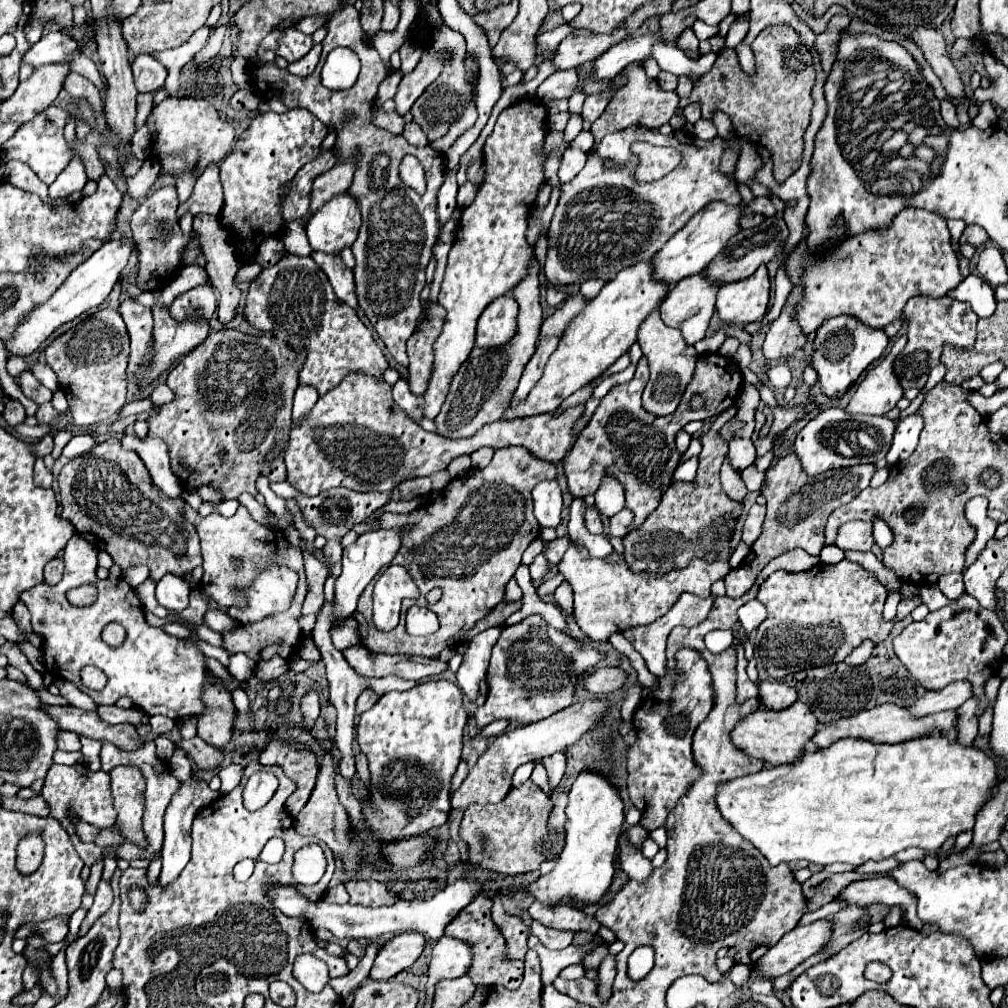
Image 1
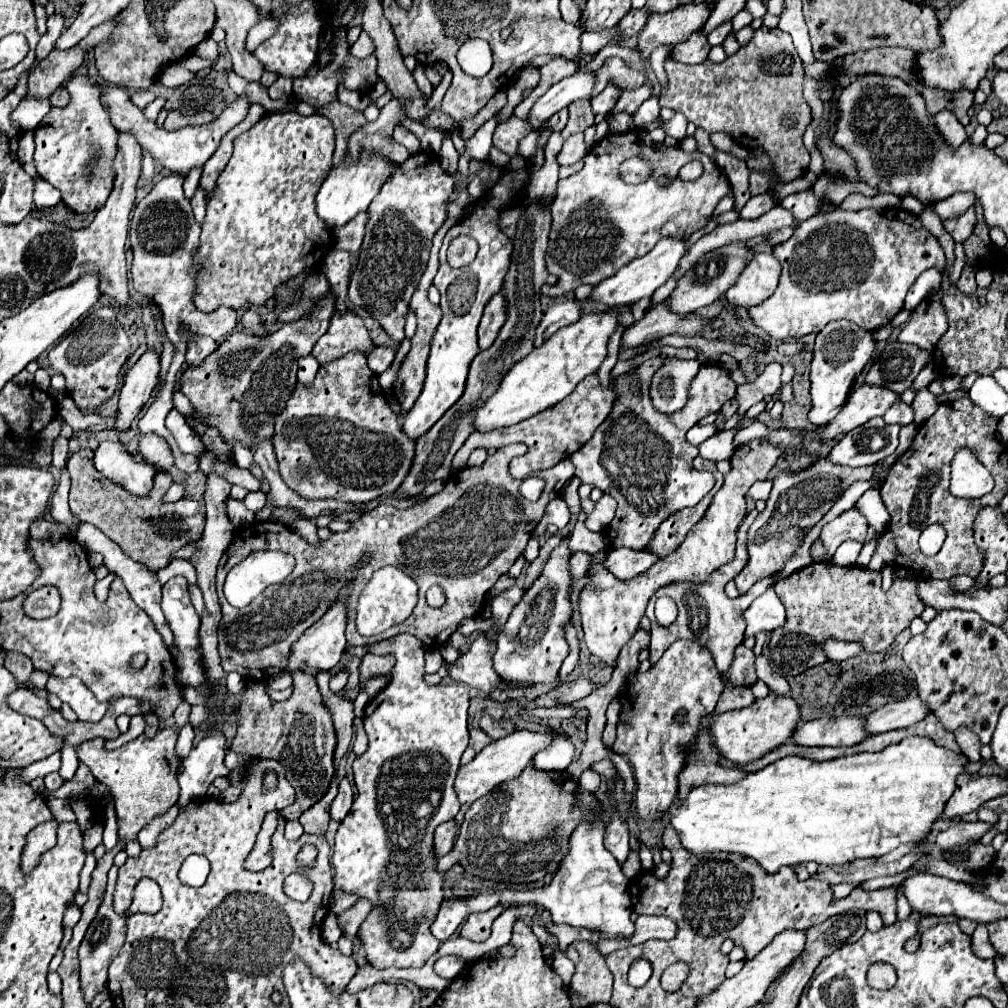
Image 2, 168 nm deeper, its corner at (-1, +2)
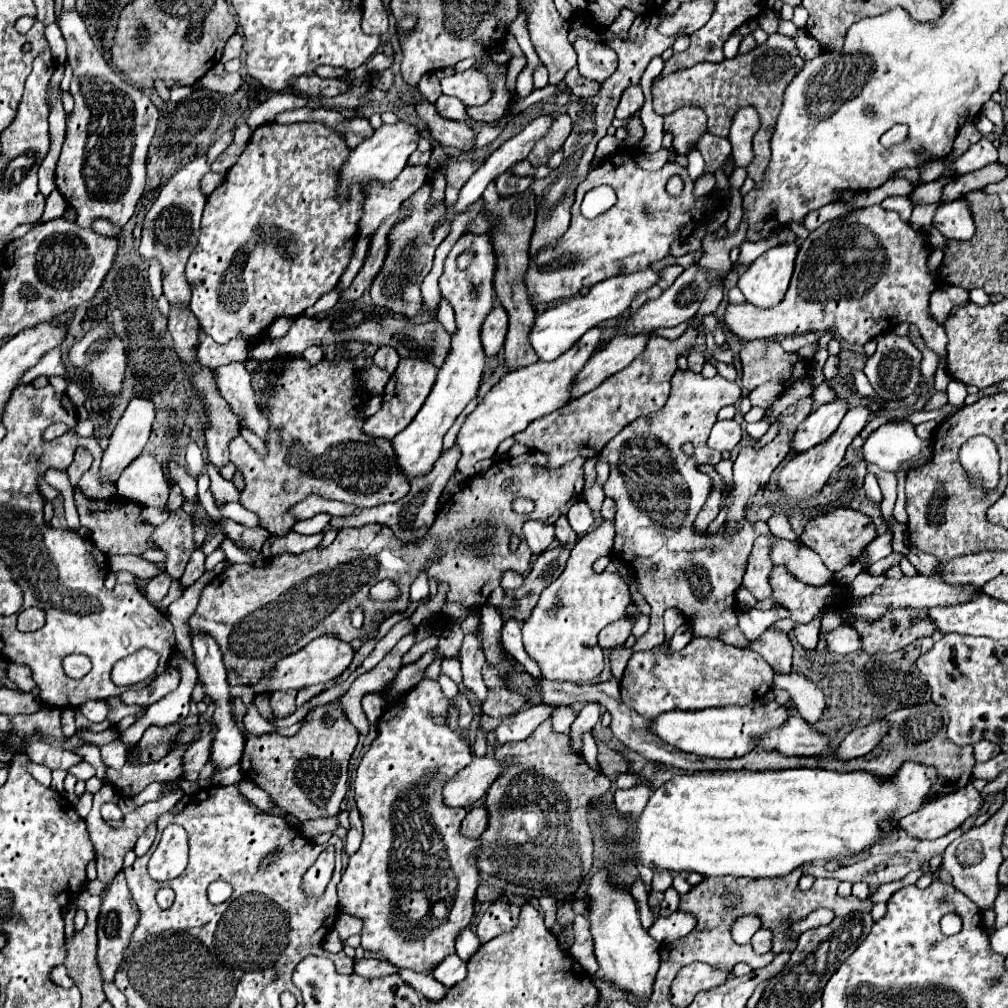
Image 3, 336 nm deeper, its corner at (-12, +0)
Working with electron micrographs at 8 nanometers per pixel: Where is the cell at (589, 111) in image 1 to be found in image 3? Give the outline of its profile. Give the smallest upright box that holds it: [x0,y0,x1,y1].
[616,86,644,118]

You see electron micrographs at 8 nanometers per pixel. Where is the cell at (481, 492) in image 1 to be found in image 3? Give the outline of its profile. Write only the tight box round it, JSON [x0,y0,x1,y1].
[188,452,586,686]

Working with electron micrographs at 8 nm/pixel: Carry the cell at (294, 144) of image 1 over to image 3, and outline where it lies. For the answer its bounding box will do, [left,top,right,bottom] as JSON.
[186,122,364,344]

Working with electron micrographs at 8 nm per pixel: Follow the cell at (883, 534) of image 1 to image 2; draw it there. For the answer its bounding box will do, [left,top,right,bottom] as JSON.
[857,488,889,532]

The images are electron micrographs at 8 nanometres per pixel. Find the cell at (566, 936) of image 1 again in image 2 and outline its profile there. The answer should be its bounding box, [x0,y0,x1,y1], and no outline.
[563,942,613,1004]

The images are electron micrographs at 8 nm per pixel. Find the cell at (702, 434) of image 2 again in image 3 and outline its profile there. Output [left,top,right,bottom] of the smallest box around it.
[708,420,742,452]

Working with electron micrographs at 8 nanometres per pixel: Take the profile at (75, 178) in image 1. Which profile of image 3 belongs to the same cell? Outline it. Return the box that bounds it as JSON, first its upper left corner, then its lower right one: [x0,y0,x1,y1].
[42,190,66,220]

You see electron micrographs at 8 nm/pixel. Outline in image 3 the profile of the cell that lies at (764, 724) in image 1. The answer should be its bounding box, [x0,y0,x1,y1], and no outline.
[648,700,788,758]

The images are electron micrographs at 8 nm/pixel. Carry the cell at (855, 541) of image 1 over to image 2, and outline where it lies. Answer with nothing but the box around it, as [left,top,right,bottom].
[819,508,867,560]

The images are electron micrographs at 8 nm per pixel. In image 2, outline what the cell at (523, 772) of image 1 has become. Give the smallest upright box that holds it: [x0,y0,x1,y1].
[533,732,575,772]

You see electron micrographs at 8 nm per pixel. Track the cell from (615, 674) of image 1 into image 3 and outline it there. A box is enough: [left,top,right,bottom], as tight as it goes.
[496,704,554,744]

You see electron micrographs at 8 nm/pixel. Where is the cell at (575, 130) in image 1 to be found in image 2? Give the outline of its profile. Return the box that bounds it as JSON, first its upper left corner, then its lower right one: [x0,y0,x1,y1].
[557,132,587,166]

